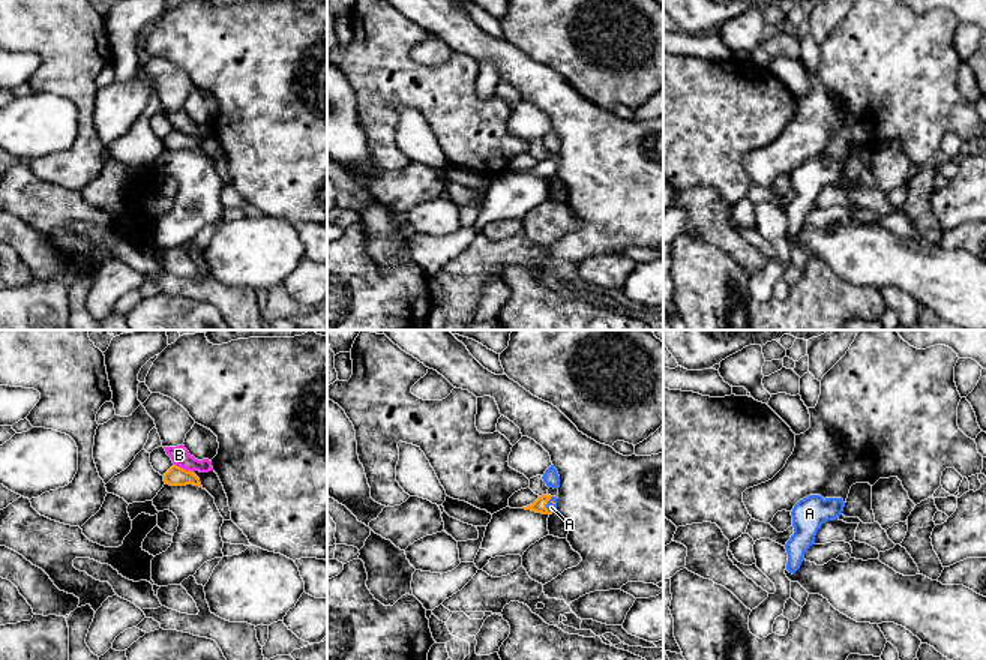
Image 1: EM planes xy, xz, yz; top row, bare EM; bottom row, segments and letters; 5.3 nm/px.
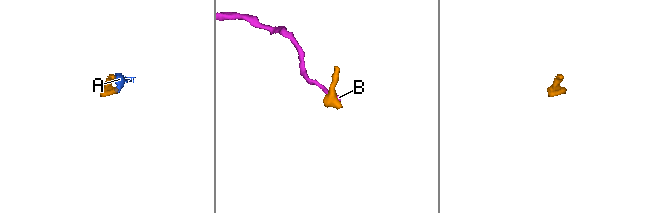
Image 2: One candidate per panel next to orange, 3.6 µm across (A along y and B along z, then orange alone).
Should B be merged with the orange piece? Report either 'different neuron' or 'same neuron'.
different neuron

